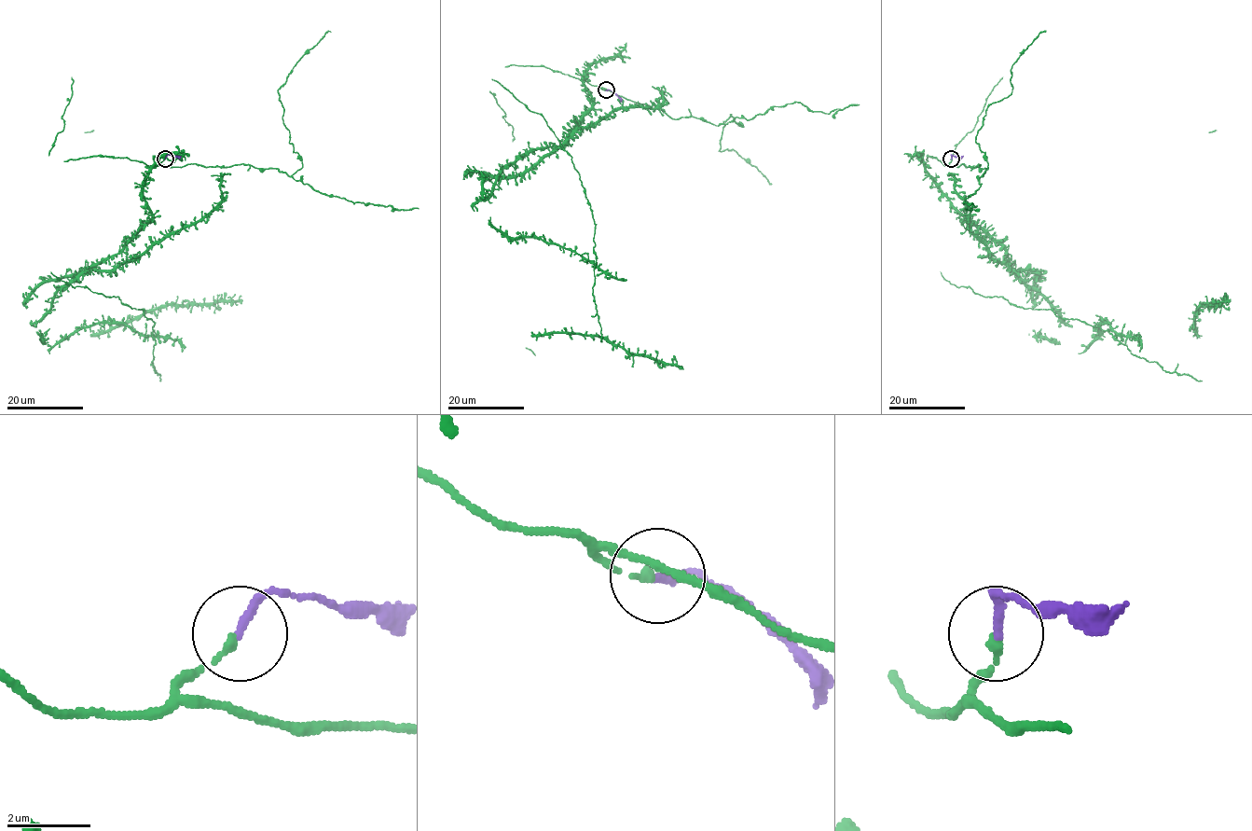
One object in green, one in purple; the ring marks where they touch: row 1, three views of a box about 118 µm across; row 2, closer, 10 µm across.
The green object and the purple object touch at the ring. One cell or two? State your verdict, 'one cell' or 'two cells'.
one cell

